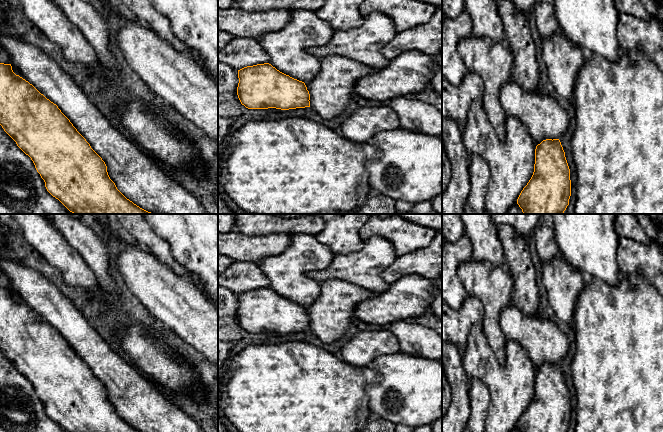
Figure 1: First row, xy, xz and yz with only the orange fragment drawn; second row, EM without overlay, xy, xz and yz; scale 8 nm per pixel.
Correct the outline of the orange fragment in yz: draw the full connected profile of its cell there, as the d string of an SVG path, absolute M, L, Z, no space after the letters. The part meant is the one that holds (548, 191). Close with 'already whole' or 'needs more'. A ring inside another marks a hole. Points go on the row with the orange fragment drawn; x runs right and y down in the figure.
M513 80L502 85L499 98L506 116L520 119L536 144L534 172L521 191L517 204L523 214L563 214L569 205L571 180L570 169L559 139L569 127L570 113L540 89L525 91Z; needs more

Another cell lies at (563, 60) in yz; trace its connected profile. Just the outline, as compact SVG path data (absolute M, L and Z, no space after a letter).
M560 29L552 37L542 39L542 42L543 61L556 93L574 103L575 82L585 61L585 52L573 45Z

